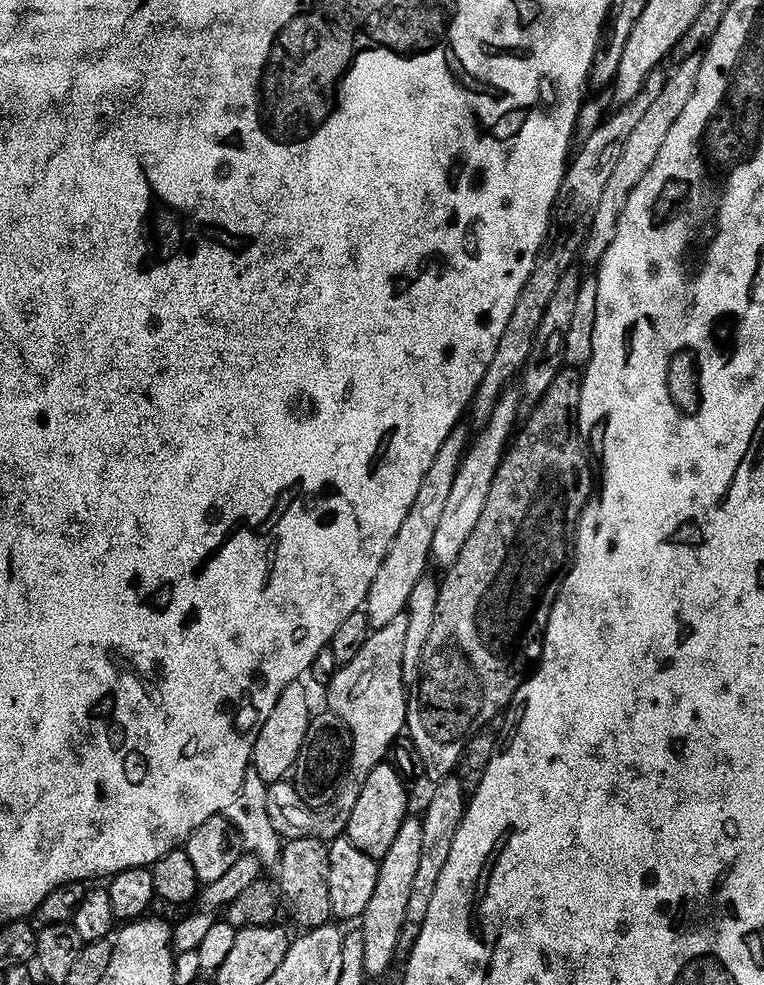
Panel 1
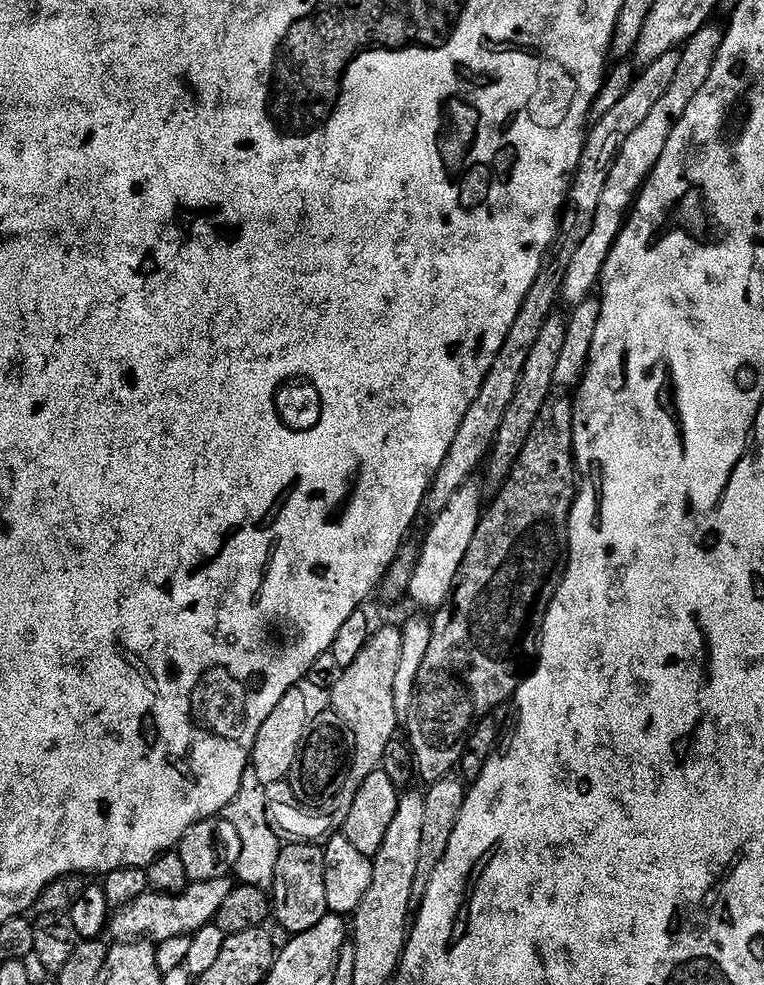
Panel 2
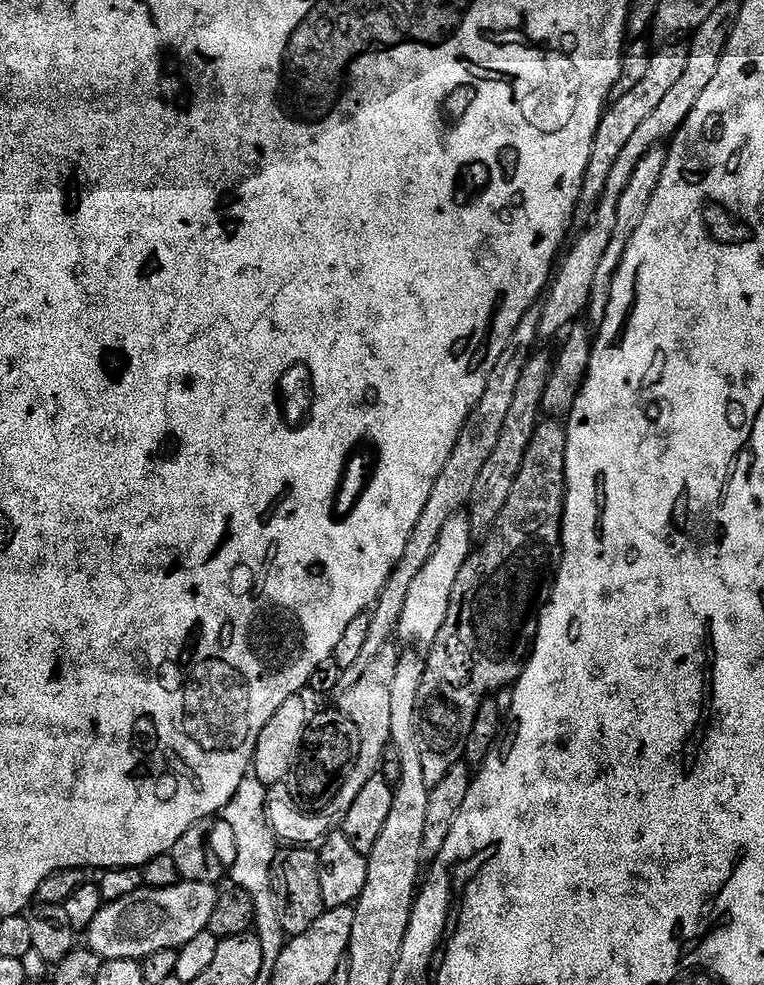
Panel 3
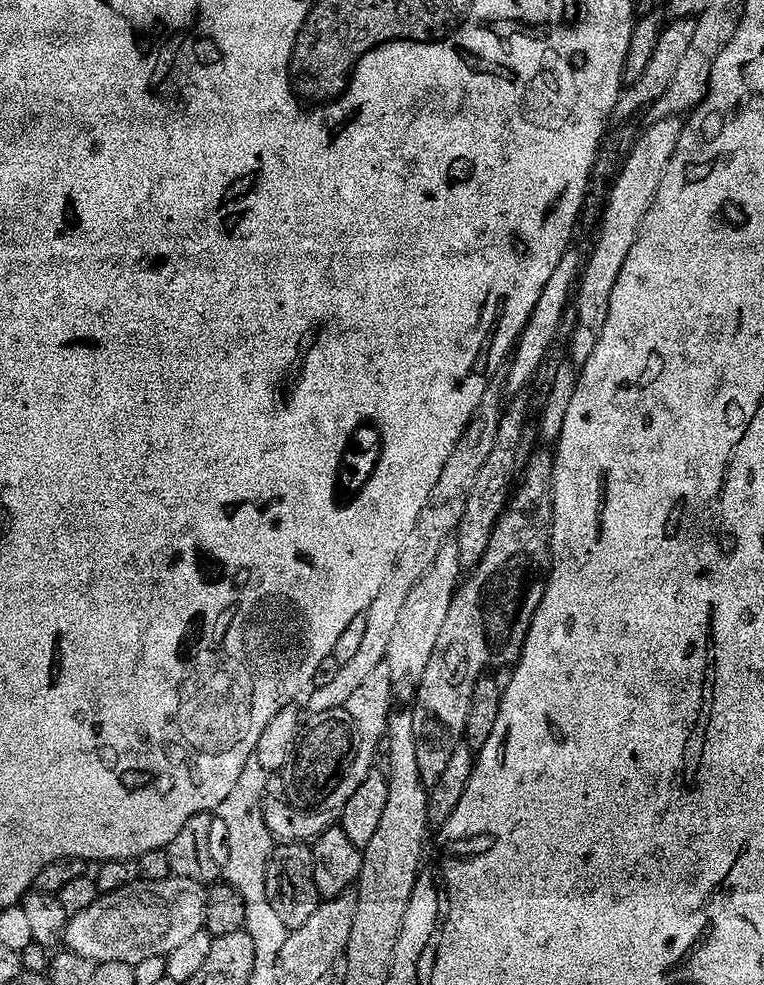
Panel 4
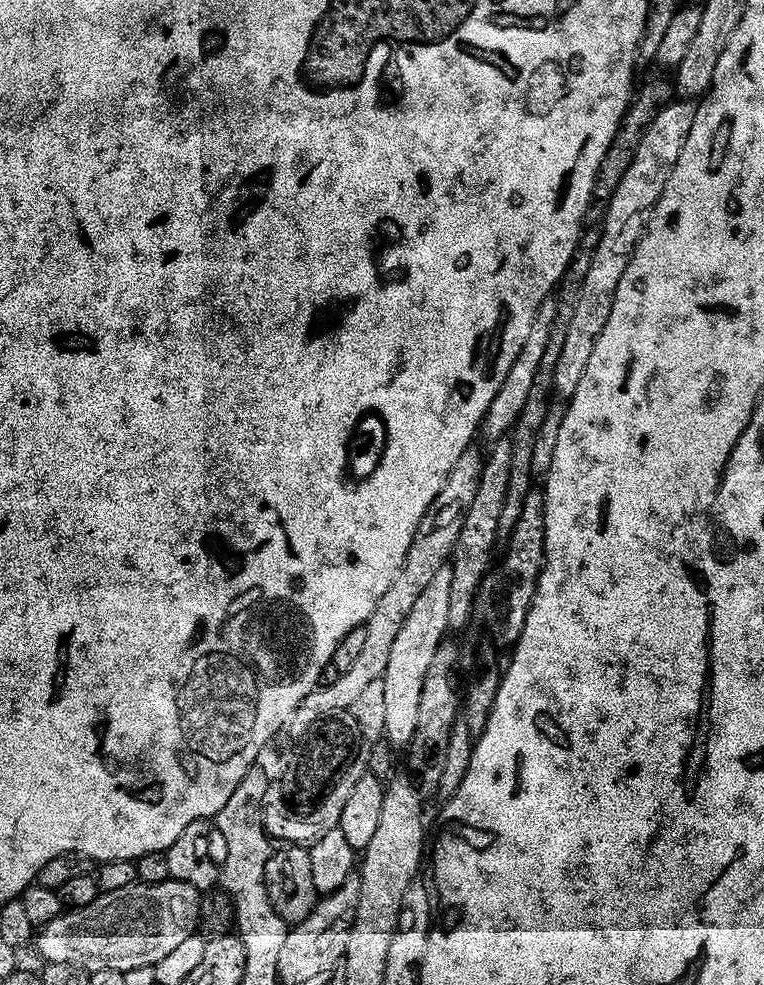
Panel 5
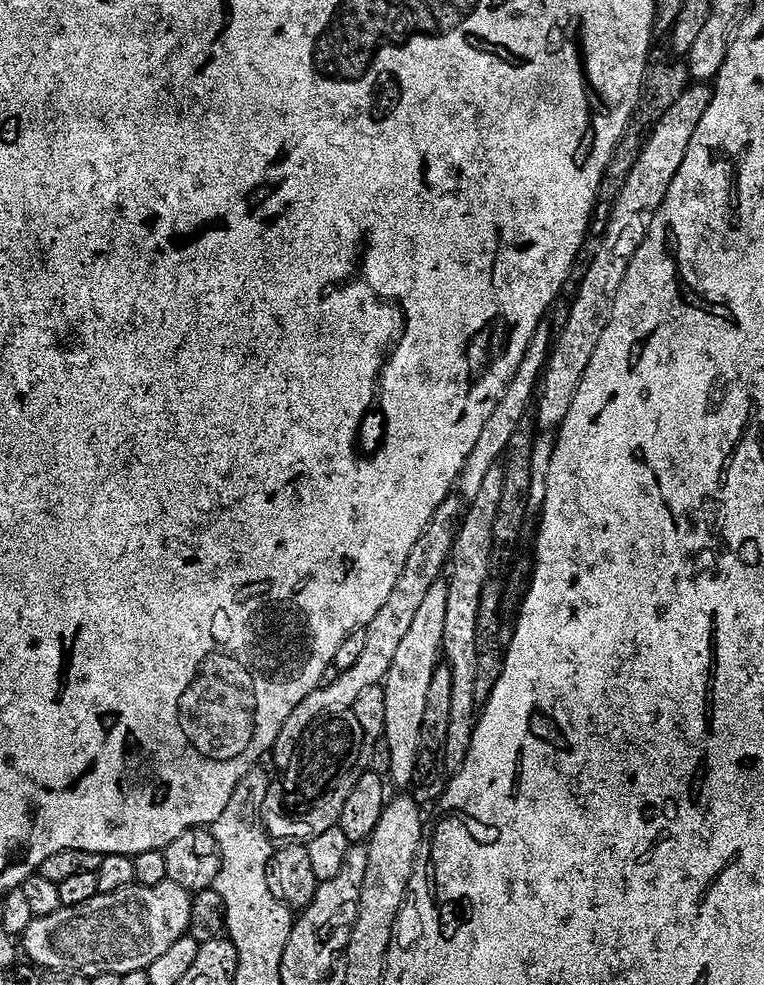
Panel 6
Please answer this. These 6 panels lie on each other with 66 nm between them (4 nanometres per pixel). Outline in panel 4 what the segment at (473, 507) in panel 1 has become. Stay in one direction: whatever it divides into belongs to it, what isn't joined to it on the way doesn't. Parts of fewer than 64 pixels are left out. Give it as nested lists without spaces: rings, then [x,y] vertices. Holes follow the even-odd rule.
[[[449,542],[442,550],[442,554],[438,554],[438,562],[434,562],[430,574],[426,574],[426,578],[422,578],[422,582],[410,594],[410,602],[406,602],[398,627],[394,630],[386,661],[393,685],[400,687],[401,684],[404,688],[410,687],[409,689],[419,685],[426,666],[430,666],[434,646],[438,646],[438,638],[442,638],[442,626],[446,626],[446,614],[450,614],[450,606],[461,583],[459,548],[455,542]]]

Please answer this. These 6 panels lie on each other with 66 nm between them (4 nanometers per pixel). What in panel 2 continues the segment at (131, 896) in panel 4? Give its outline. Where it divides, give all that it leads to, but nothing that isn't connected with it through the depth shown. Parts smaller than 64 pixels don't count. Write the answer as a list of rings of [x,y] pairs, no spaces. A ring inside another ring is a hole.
[[[218,874],[213,880],[189,883],[185,892],[179,892],[171,896],[151,890],[144,892],[134,902],[115,909],[110,916],[110,936],[116,942],[127,942],[130,940],[142,940],[147,938],[152,942],[159,942],[166,938],[178,938],[189,936],[200,928],[213,923],[226,897],[234,886],[233,881],[227,880],[224,874]]]

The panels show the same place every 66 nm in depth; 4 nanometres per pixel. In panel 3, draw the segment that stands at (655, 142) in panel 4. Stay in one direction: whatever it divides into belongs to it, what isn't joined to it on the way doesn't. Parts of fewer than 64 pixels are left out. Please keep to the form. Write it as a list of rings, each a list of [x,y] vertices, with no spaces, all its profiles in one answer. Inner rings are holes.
[[[663,147],[651,148],[634,168],[634,175],[630,178],[626,190],[622,190],[622,198],[618,200],[618,226],[614,226],[614,238],[610,238],[610,247],[606,254],[602,254],[602,262],[594,273],[594,286],[590,290],[590,302],[586,313],[587,319],[593,320],[593,325],[599,326],[606,318],[606,306],[610,306],[610,290],[614,282],[614,274],[622,262],[622,254],[626,254],[626,246],[630,238],[634,238],[634,230],[642,223],[646,214],[646,206],[650,206],[650,198],[654,198],[654,190],[658,190],[658,178],[662,178],[662,170],[668,161],[668,153]]]

